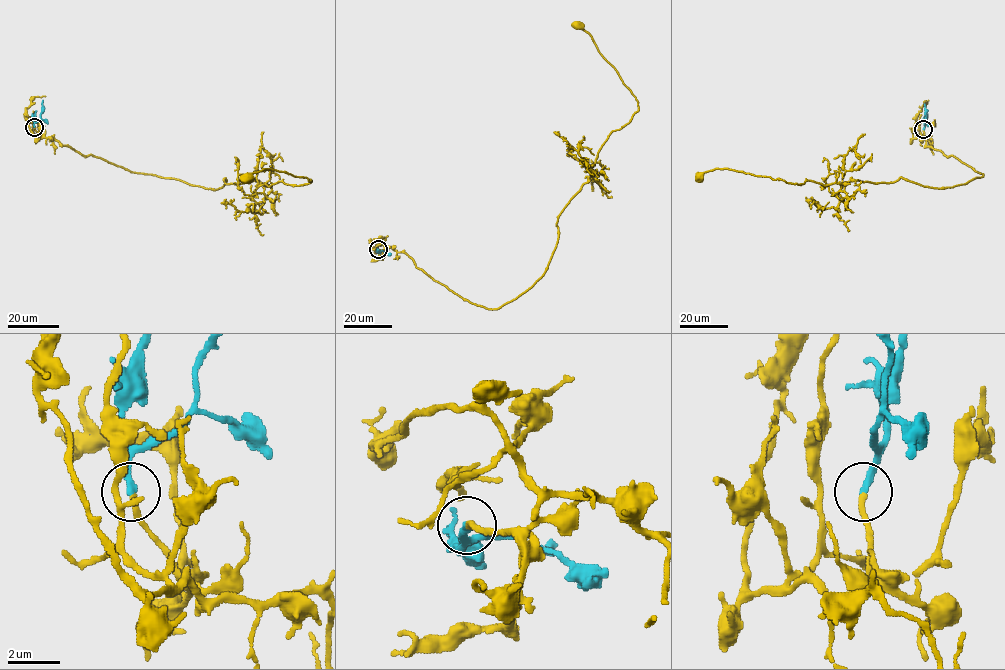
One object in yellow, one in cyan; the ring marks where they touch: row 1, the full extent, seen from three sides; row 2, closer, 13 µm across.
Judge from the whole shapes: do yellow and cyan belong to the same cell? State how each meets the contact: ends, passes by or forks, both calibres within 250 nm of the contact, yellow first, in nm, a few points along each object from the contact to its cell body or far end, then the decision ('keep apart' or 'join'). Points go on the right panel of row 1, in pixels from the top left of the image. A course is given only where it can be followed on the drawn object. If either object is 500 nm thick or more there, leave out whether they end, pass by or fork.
yellow ends | cyan ends | 240/280 nm | yellow via (923, 129), (927, 146), (983, 175), (940, 188), (901, 177), (799, 184), (726, 169), (698, 177) | cyan via (923, 129), (924, 104) | join

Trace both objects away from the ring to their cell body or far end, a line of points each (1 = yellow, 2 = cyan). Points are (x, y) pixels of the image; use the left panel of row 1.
1: (34, 126), (84, 155), (209, 189), (225, 178), (268, 187), (311, 181), (269, 169), (247, 178)
2: (34, 126), (40, 118), (43, 100)

